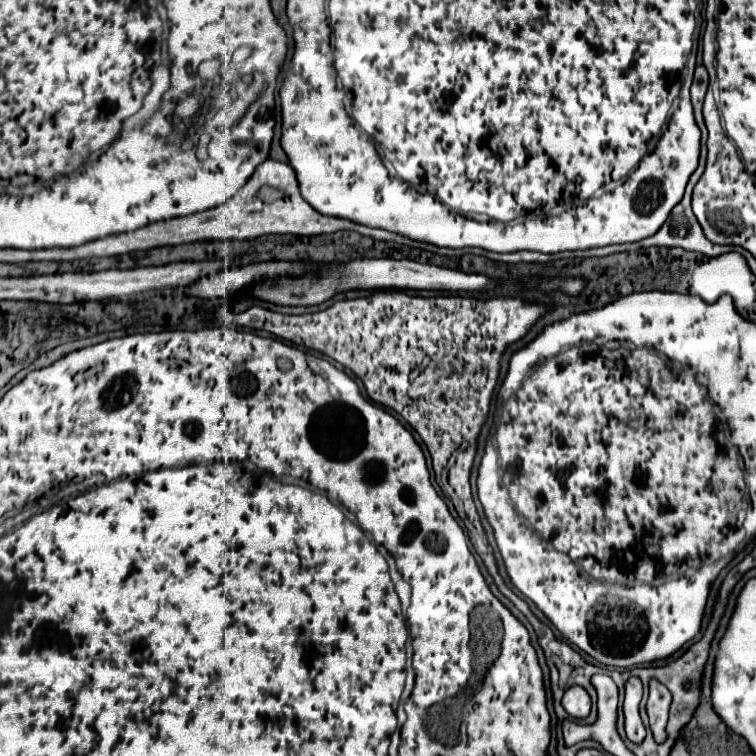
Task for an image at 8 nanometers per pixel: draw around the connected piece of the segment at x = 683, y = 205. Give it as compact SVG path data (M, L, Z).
M687 192L683 200L673 208L667 222L661 226L661 230L655 236L645 238L637 244L621 244L623 252L649 248L649 246L669 246L669 248L679 246L685 250L701 252L705 256L719 256L729 250L741 250L735 246L717 246L705 238L695 214L691 212L691 192Z

